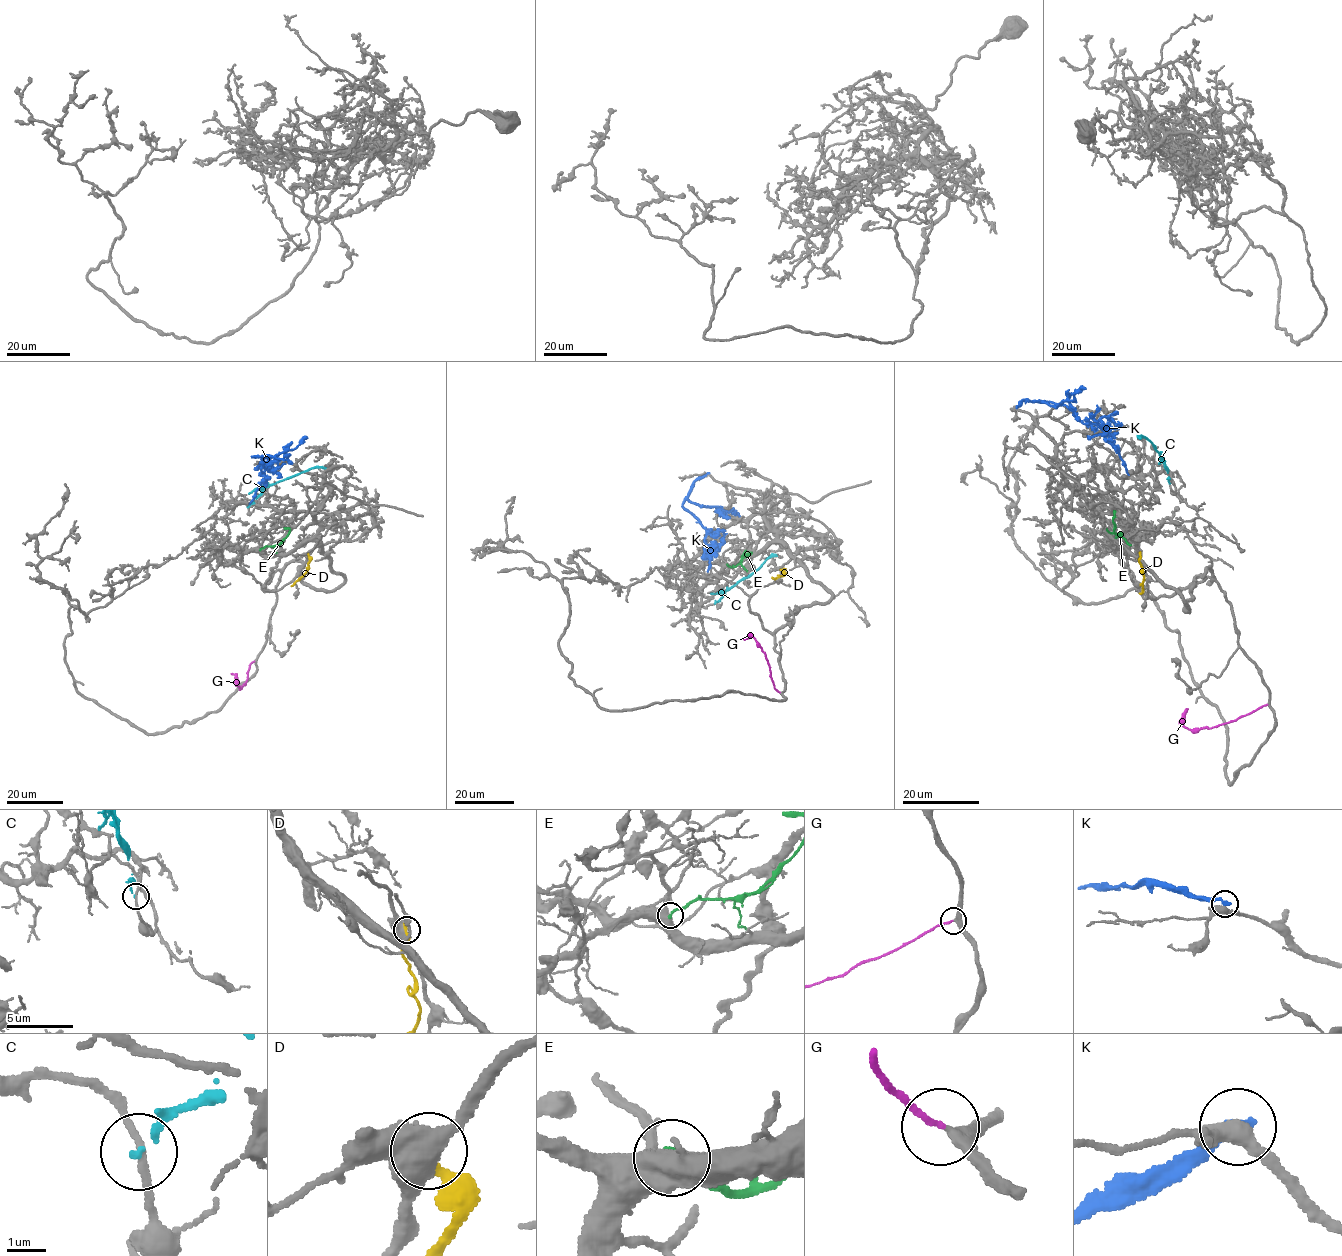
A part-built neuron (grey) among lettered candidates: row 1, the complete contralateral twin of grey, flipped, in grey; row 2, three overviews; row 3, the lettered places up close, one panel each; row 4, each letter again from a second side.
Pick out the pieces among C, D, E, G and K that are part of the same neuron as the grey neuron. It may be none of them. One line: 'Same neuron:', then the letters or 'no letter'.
Same neuron: G

